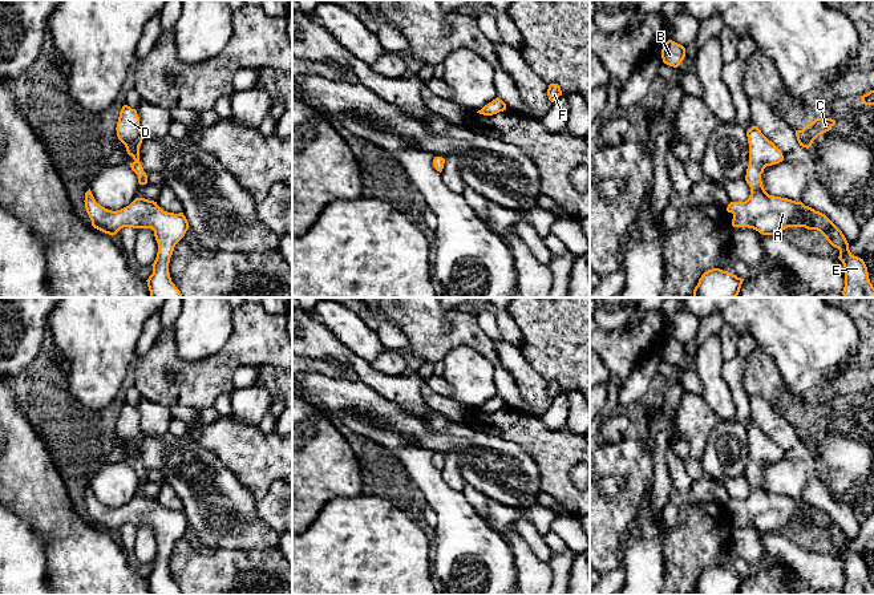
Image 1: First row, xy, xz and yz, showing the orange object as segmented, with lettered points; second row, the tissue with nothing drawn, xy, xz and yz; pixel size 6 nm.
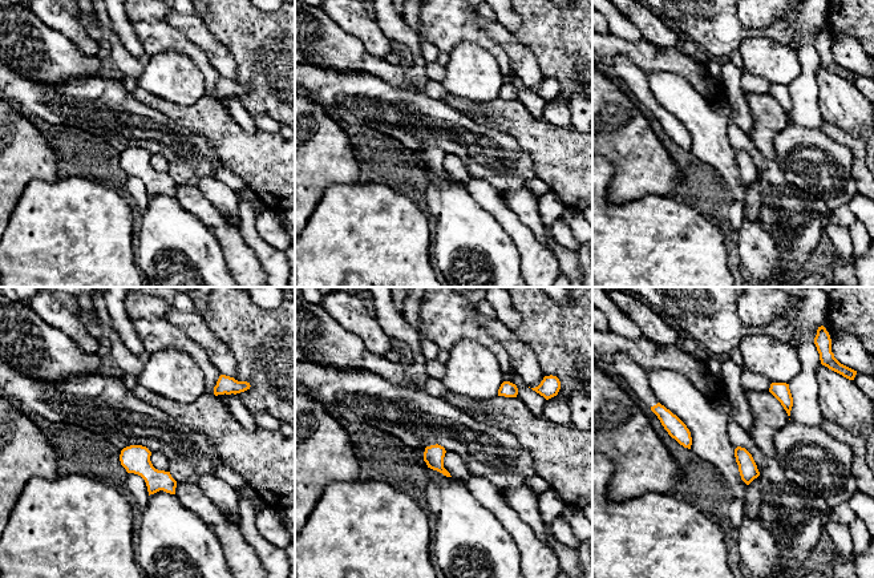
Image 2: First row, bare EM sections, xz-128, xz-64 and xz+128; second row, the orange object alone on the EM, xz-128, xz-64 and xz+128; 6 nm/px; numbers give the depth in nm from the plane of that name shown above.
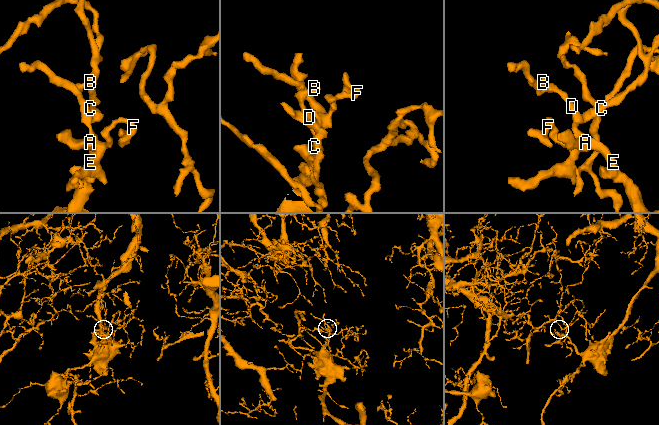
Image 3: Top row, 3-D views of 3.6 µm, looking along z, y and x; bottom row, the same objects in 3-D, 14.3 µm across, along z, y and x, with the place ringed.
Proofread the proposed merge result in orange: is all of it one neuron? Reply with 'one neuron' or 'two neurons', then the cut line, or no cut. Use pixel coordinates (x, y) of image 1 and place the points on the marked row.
one neuron | no cut

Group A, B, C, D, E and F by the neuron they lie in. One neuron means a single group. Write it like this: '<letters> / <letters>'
A B C D E F

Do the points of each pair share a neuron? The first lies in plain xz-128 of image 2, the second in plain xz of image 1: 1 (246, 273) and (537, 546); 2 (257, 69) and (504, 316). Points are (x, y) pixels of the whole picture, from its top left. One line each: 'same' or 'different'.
1: different
2: different

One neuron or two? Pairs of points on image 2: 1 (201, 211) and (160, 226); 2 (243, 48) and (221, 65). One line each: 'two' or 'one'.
1: two
2: two

